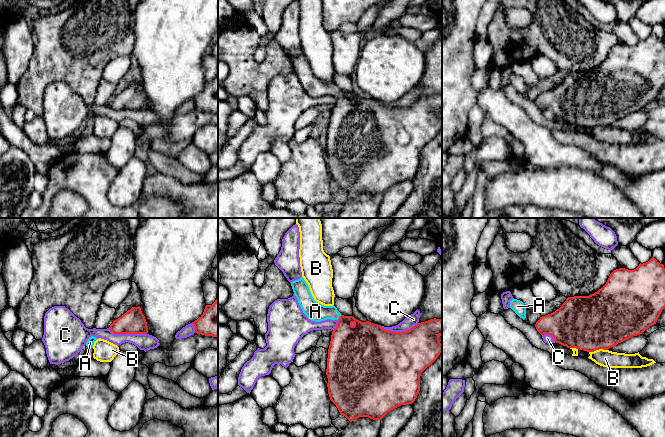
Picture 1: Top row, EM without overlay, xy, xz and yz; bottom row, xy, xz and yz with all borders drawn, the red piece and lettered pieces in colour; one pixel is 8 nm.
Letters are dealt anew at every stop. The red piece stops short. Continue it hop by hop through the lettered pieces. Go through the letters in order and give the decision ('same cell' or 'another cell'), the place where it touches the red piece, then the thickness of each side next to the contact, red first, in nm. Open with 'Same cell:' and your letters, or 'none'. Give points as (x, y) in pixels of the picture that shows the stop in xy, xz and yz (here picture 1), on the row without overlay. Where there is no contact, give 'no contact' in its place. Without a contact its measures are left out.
Same cell: A
A: same cell | xz (339, 93) | 340/150 nm
B: another cell | yz (598, 125) | 460/140 nm
C: another cell | xz (398, 108) | 500/90 nm

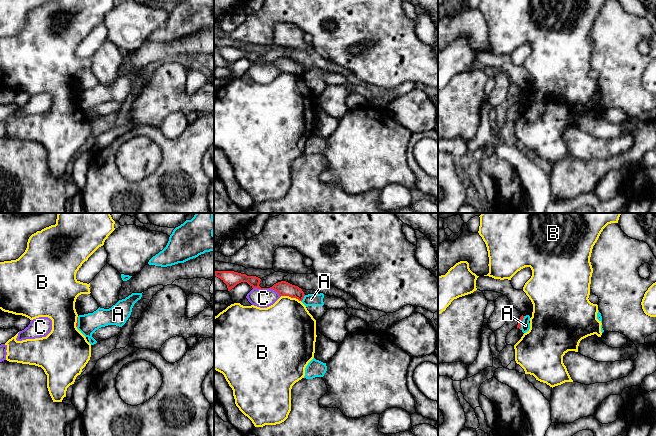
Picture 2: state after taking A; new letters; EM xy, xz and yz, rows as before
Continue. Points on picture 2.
Same cell: none
A: another cell | xz (303, 73) | 120/100 nm
B: another cell | xz (291, 73) | 120/440 nm
C: another cell | xz (267, 64) | 90/160 nm

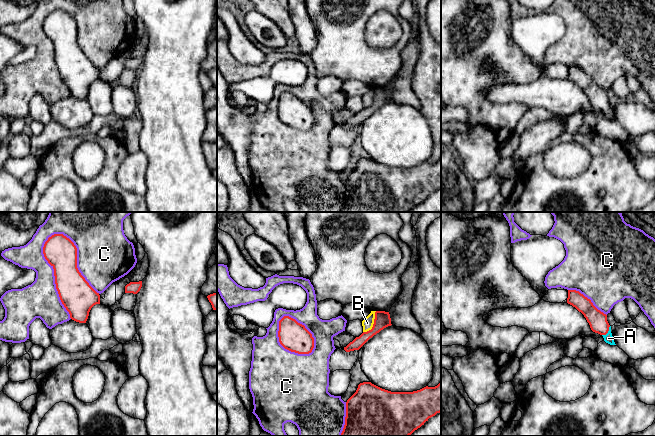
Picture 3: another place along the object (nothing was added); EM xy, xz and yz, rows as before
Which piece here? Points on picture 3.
Same cell: A
A: same cell | yz (607, 108) | 150/80 nm
B: another cell | xz (373, 100) | 130/90 nm
C: another cell | xy (54, 51) | 260/280 nm

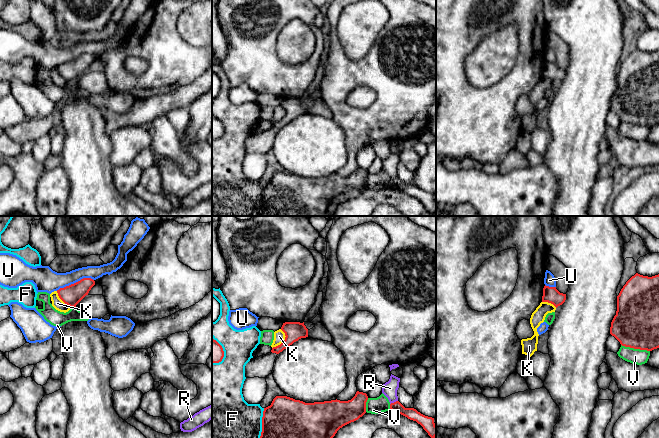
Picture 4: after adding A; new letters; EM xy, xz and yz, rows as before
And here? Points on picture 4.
Same cell: none
F: another cell | xz (262, 200) | 500/480 nm
K: another cell | xz (284, 116) | 150/100 nm
R: another cell | xz (394, 178) | 90/120 nm
U: another cell | xy (74, 59) | 160/190 nm
V: another cell | yz (635, 124) | 360/130 nm

